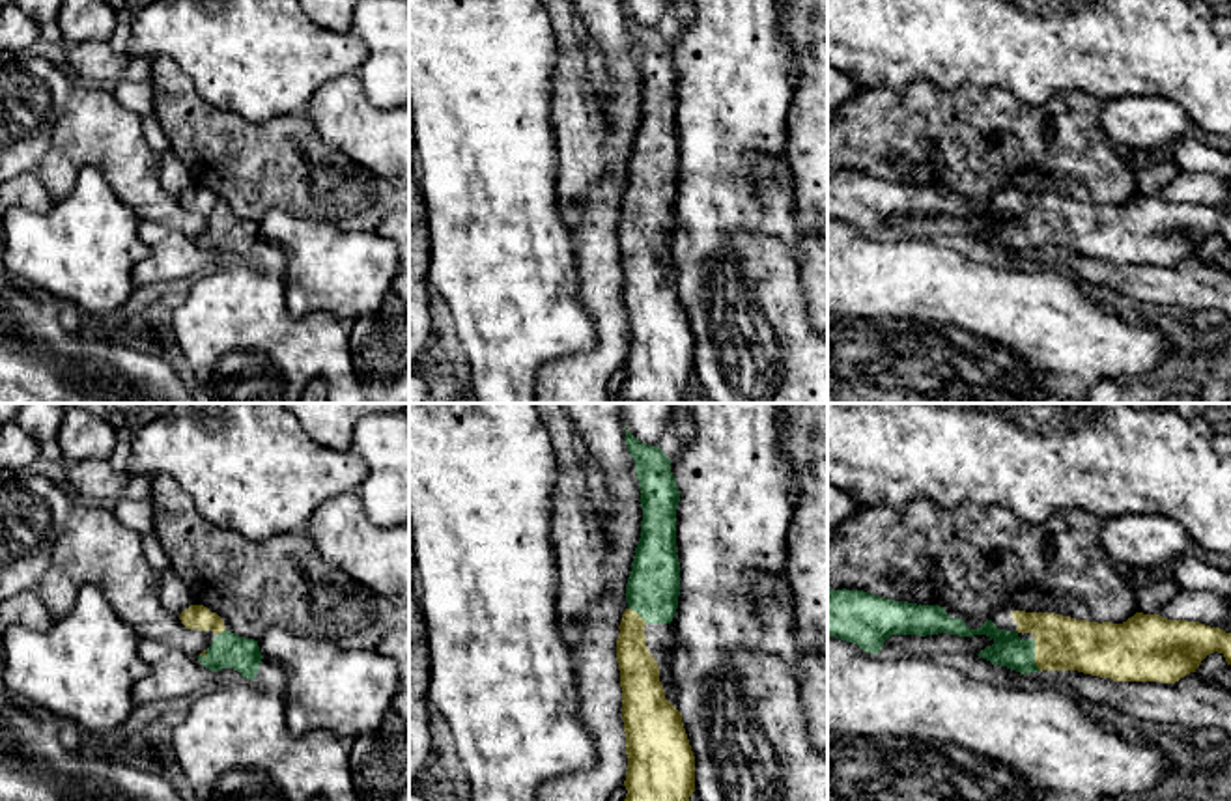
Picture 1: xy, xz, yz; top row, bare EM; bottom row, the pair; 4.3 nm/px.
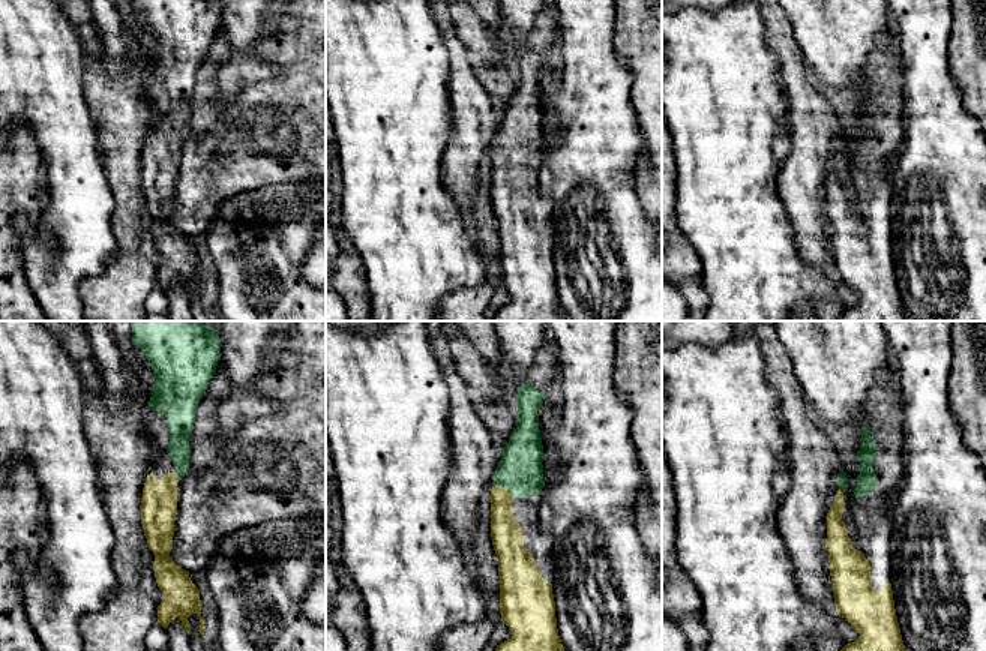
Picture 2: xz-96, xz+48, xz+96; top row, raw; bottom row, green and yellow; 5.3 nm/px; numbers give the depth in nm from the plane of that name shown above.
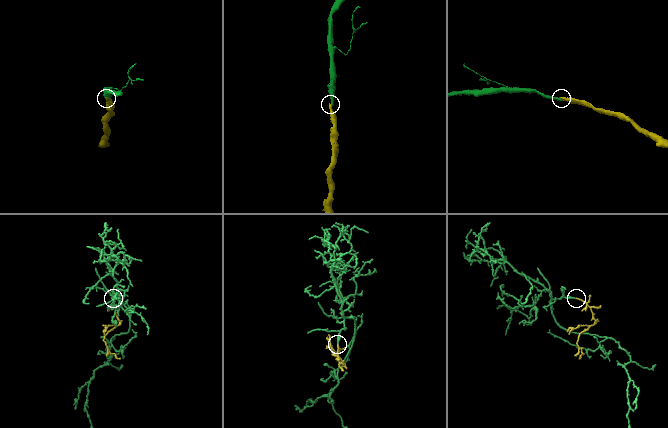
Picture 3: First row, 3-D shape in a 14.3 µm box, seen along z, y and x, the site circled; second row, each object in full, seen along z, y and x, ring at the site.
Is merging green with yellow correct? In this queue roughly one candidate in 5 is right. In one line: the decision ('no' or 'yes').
yes

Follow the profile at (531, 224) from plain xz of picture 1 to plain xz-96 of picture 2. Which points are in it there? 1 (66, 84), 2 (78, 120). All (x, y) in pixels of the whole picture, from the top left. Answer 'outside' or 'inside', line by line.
1: inside
2: inside

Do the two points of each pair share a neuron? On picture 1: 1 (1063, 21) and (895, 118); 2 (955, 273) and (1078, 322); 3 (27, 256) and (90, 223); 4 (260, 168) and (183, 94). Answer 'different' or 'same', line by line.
1: different
2: same
3: same
4: same

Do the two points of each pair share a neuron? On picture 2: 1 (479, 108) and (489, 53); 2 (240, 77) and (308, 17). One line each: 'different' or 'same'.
1: different
2: different

